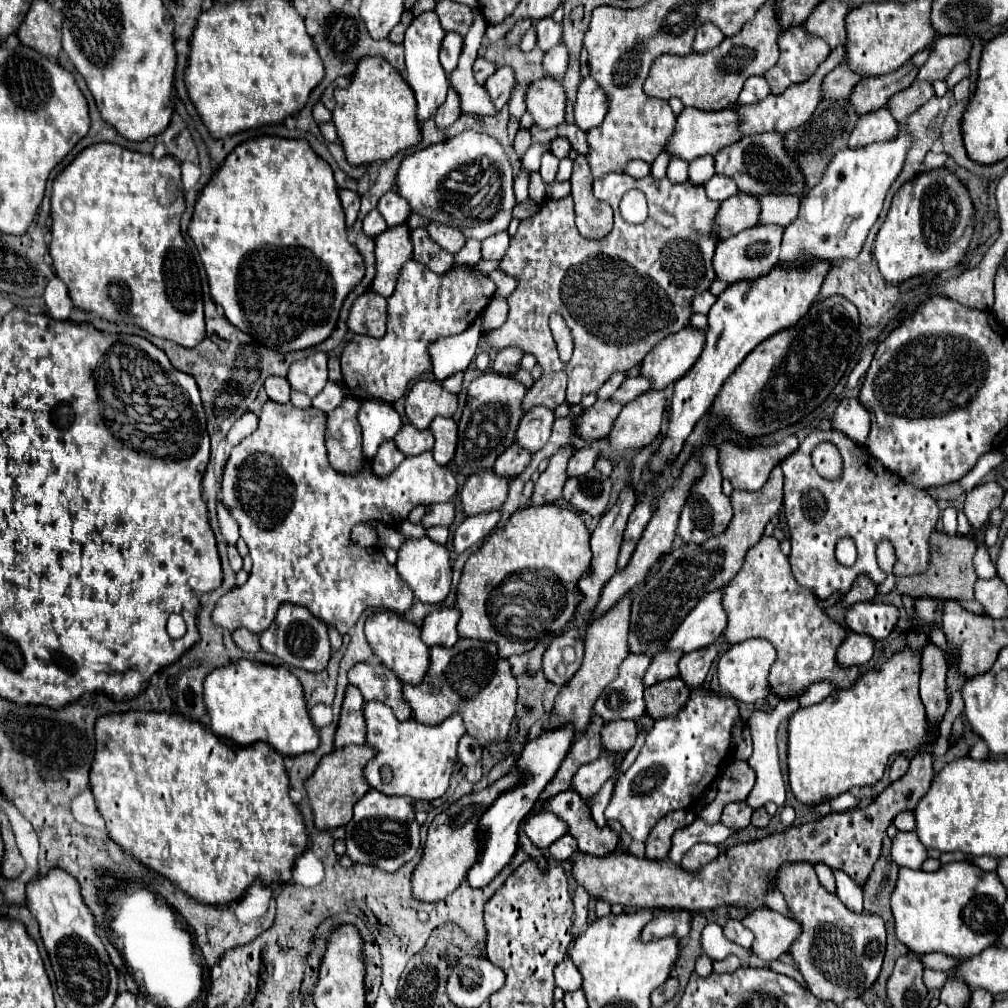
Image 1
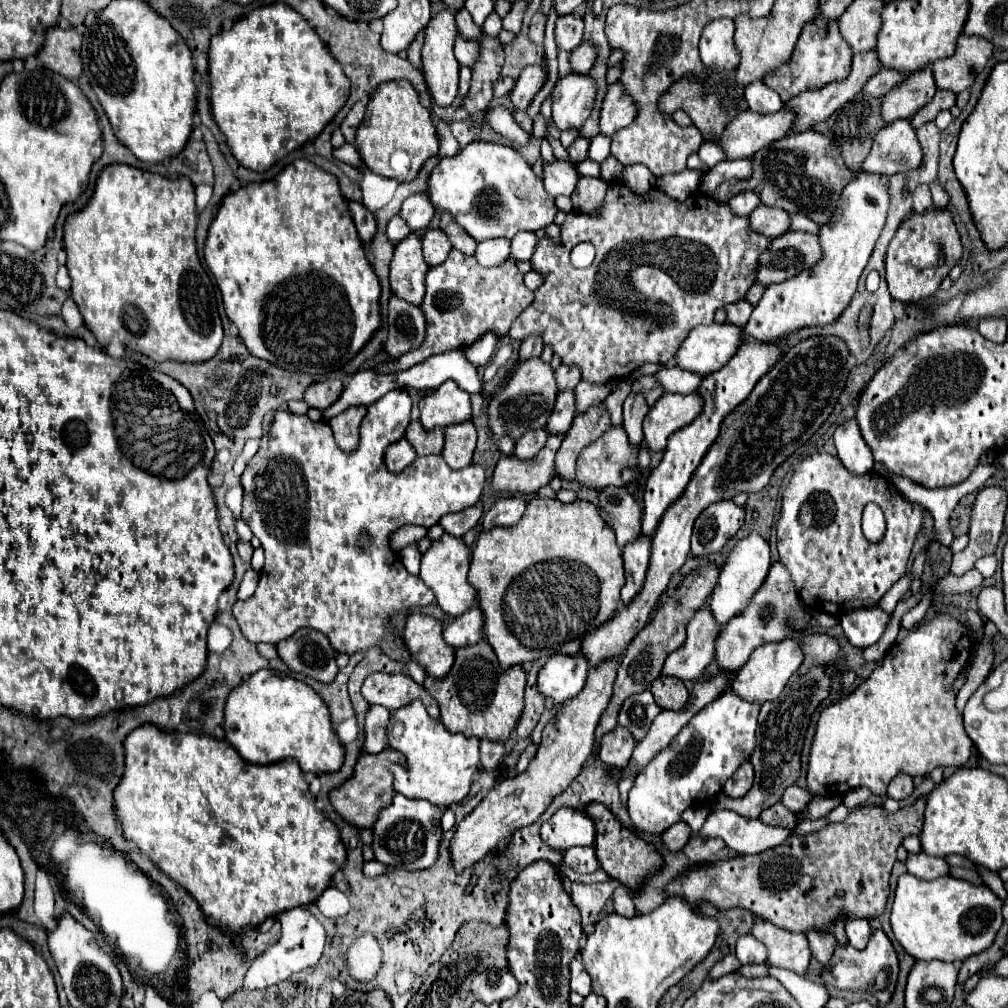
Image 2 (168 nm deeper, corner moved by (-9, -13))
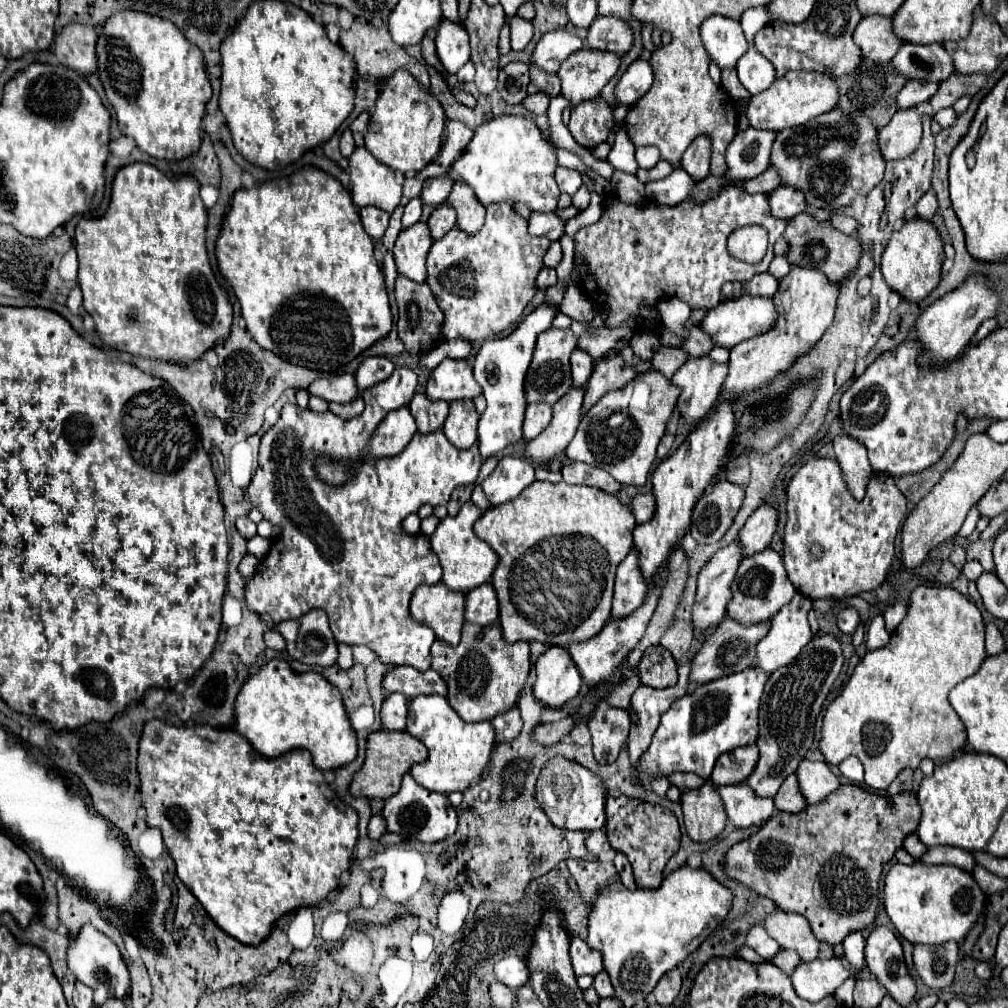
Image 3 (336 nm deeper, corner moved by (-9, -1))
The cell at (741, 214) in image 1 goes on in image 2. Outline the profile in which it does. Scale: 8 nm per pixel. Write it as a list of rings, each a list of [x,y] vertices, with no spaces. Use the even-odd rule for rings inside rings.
[[[759,204],[751,212],[751,228],[763,236],[777,238],[789,230],[789,214],[779,208],[767,208],[765,204]]]

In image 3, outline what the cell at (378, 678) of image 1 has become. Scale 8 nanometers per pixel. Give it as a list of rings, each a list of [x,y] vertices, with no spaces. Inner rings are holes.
[[[395,666],[391,672],[383,676],[381,686],[387,694],[399,692],[407,698],[415,698],[419,694],[447,696],[447,686],[435,670],[419,672],[411,666]]]

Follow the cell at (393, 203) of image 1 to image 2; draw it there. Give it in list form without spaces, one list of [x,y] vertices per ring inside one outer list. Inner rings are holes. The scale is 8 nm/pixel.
[[[413,194],[403,202],[401,216],[409,224],[409,228],[415,232],[419,228],[427,228],[433,220],[435,210],[431,208],[431,200],[427,200],[425,194]]]

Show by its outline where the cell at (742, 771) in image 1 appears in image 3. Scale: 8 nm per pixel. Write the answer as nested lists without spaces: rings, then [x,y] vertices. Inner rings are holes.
[[[755,744],[739,746],[717,760],[711,774],[711,782],[715,786],[739,784],[753,772],[757,760],[759,760],[759,748],[755,748]]]

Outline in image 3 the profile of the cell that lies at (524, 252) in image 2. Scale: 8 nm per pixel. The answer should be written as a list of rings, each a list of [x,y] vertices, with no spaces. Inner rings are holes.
[[[533,212],[527,218],[527,234],[529,236],[547,236],[549,240],[559,240],[563,236],[565,224],[559,220],[557,212],[543,214],[543,212]]]

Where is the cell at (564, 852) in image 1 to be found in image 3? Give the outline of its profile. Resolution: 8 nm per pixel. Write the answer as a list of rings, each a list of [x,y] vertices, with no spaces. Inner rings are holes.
[[[603,828],[591,832],[591,834],[587,836],[587,840],[585,840],[585,846],[587,846],[587,850],[589,850],[591,854],[595,854],[595,856],[601,856],[603,852],[607,852],[607,850],[611,848],[611,846],[607,844],[607,836],[605,836],[605,830],[603,830]]]

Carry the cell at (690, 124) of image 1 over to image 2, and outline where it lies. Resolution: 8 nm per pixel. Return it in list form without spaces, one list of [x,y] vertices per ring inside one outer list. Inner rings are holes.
[[[781,108],[775,114],[745,110],[723,130],[717,144],[725,148],[729,160],[753,156],[759,148],[785,138],[795,122],[795,110]]]

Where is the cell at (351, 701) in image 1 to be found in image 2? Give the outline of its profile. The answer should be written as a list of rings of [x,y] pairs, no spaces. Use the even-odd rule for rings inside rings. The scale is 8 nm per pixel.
[[[371,706],[365,720],[365,746],[363,752],[377,754],[387,748],[387,724],[391,712],[383,706]]]

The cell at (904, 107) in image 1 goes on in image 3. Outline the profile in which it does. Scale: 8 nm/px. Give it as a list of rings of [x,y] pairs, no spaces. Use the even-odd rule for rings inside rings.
[[[951,74],[947,80],[939,82],[939,90],[929,100],[929,104],[933,106],[933,112],[953,106],[953,102],[957,98],[961,98],[963,94],[969,94],[969,96],[977,94],[981,90],[981,86],[985,84],[985,80],[987,80],[987,76],[955,76],[955,74]]]

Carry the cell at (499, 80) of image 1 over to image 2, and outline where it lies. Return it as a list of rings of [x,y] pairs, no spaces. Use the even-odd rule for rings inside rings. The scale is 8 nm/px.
[[[541,64],[527,66],[521,72],[521,76],[519,76],[519,80],[517,80],[517,84],[509,96],[513,106],[517,110],[527,110],[529,104],[533,102],[533,98],[537,96],[537,92],[545,86],[545,80],[547,80],[547,74],[545,74]]]

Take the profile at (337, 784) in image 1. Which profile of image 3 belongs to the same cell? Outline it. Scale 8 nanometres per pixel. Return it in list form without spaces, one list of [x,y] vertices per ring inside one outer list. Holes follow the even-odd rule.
[[[387,730],[371,732],[367,738],[365,764],[361,766],[359,772],[353,774],[349,794],[367,800],[387,800],[399,790],[401,778],[405,772],[409,772],[411,764],[423,762],[425,758],[427,758],[427,748],[407,732],[387,732]]]

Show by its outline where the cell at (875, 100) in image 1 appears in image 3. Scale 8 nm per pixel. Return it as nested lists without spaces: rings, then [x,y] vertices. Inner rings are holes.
[[[907,80],[897,96],[897,108],[915,108],[917,104],[929,100],[937,92],[935,82],[929,80]]]

